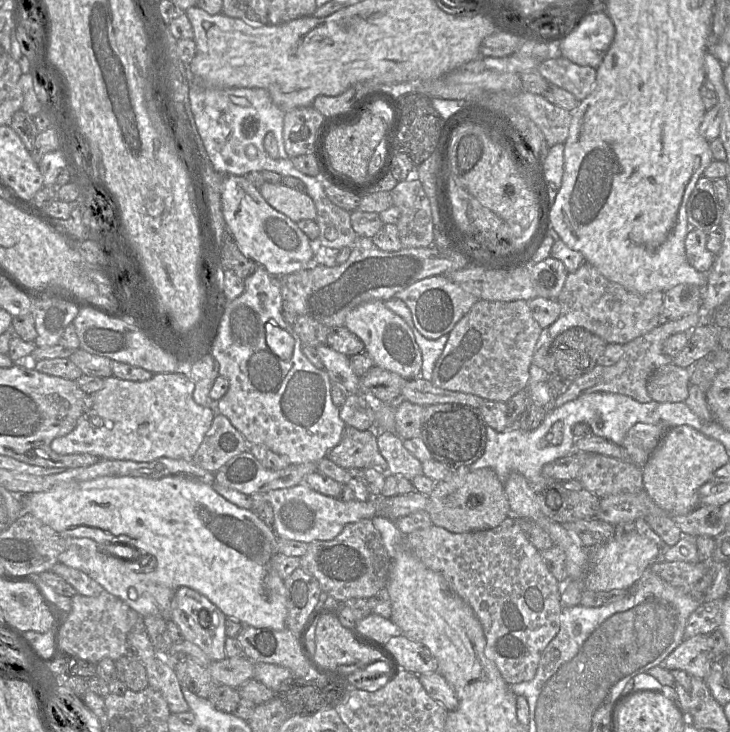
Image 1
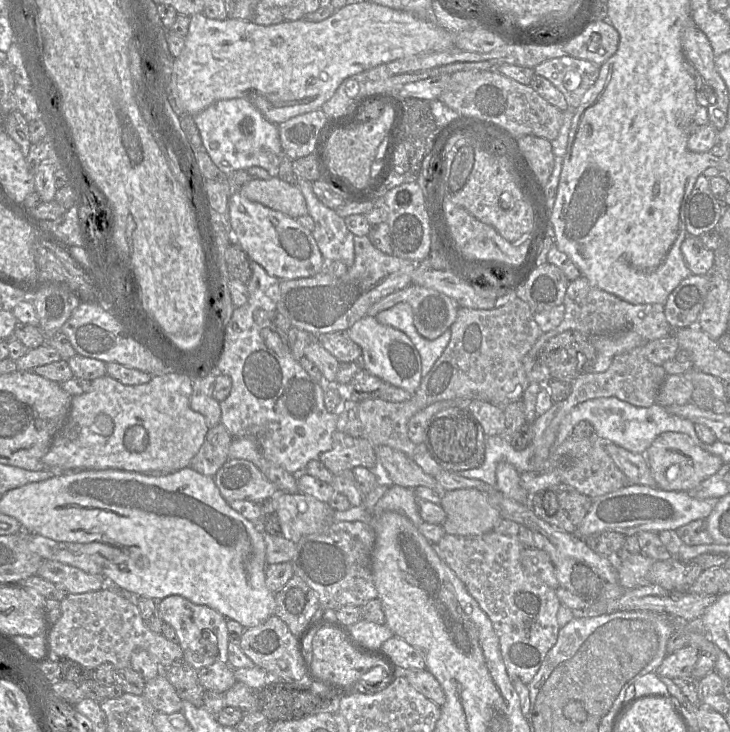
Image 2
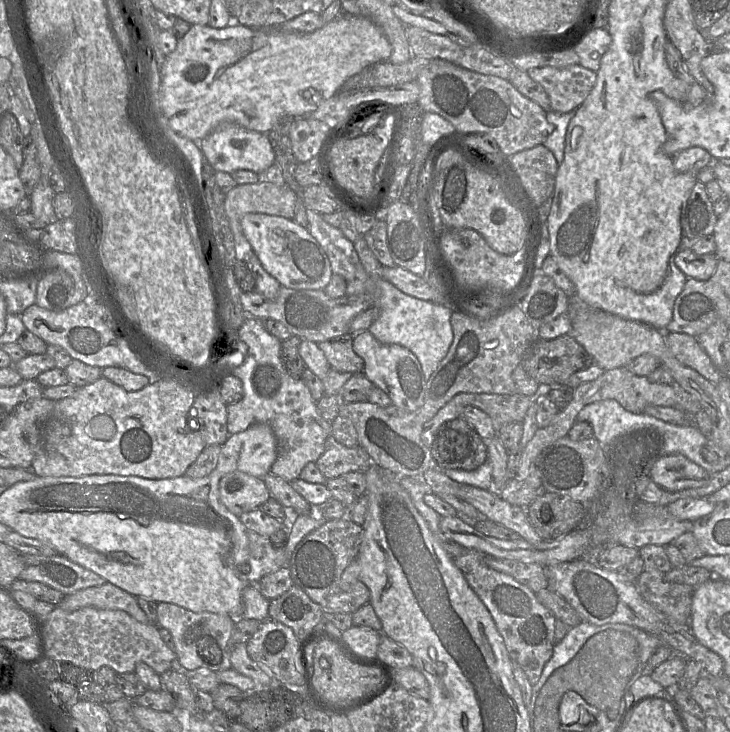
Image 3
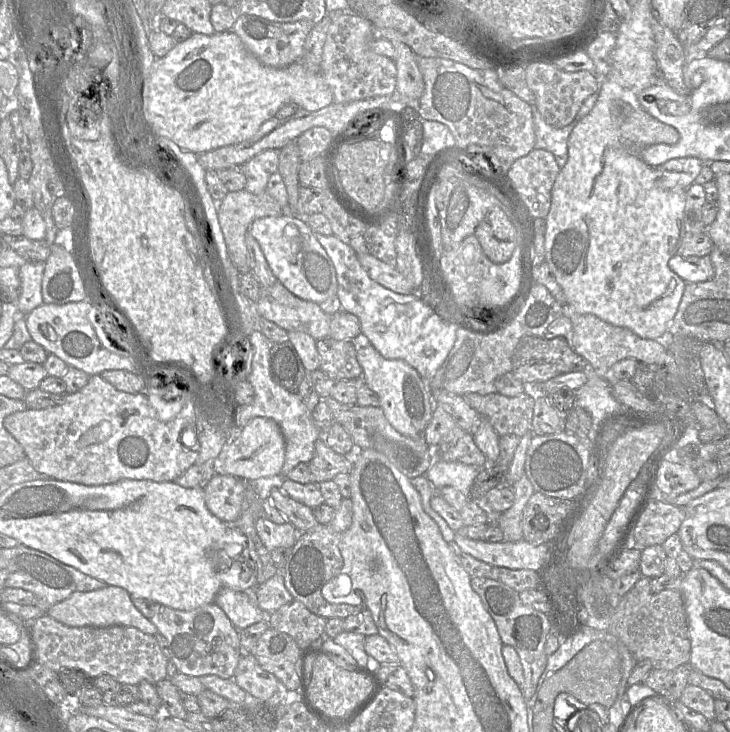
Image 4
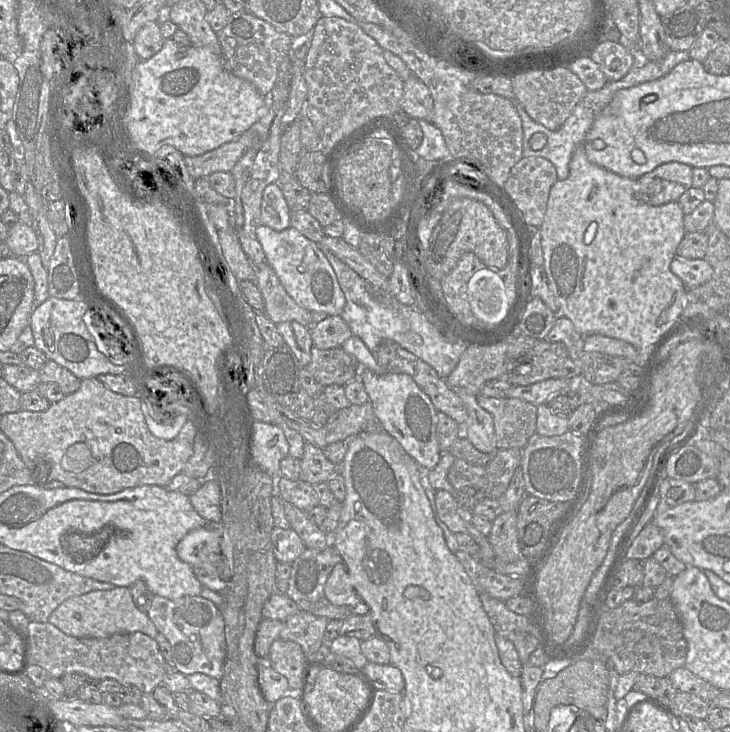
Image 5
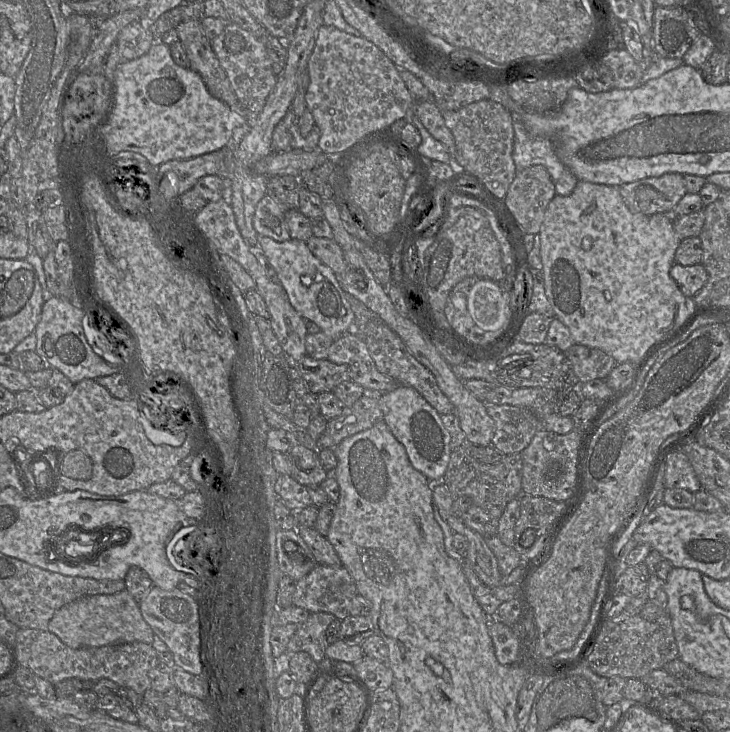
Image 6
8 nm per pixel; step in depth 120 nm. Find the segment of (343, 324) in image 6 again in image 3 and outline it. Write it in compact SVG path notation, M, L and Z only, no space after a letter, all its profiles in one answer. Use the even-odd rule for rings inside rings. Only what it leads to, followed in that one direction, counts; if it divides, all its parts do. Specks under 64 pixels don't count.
M248 213L242 218L241 226L263 268L282 286L296 290L324 290L329 284L334 273L326 252L308 229L294 219Z

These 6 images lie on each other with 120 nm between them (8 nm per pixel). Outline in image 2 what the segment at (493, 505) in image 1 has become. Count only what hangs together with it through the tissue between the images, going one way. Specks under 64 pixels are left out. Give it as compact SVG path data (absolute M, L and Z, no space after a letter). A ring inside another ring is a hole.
M477 489L449 490L441 498L446 513L442 527L447 534L482 535L493 531L502 520L488 495Z

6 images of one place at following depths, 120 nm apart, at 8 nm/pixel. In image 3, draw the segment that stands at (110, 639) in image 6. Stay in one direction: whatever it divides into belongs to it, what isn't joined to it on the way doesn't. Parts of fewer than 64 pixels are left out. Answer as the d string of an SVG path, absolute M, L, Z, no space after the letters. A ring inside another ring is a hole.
M108 581L101 586L93 586L64 595L58 606L67 612L83 607L122 610L143 624L152 624L139 607L135 596Z

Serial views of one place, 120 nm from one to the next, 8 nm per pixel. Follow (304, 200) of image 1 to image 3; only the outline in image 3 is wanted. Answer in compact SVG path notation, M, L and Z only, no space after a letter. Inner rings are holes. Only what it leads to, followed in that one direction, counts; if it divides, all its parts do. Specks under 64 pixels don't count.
M268 181L254 184L237 185L226 194L225 212L230 222L230 227L234 236L236 260L241 260L243 258L243 254L248 253L248 247L250 247L250 243L242 231L242 218L248 213L263 213L294 219L297 198L298 192L291 186L287 184L278 186Z

